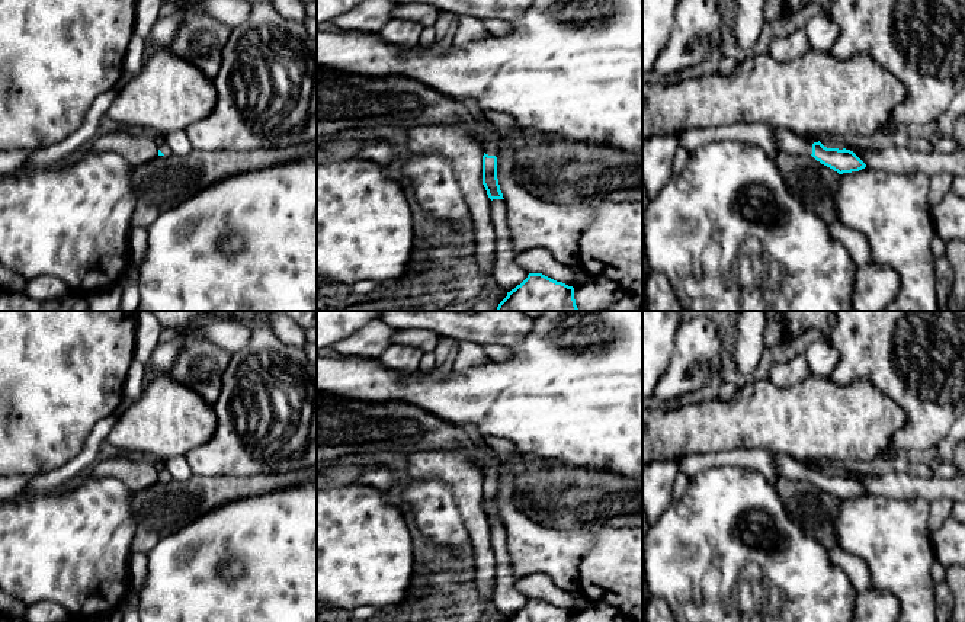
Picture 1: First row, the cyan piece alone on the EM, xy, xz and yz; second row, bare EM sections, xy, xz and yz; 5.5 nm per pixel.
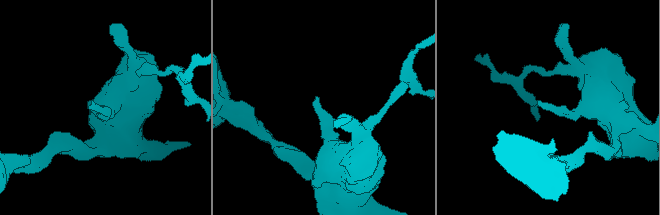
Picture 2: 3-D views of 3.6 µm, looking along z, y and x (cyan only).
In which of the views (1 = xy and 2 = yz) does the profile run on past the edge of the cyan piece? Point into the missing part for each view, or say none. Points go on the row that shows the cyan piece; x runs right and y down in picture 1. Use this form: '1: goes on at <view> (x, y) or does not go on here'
1: goes on at xy (163, 148)
2: goes on at yz (786, 143)

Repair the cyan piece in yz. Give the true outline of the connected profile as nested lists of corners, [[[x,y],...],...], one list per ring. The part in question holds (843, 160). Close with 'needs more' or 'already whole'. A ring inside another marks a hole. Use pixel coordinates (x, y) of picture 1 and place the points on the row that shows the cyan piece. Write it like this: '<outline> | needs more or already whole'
[[[776,129],[779,153],[794,153],[798,156],[812,156],[821,164],[833,169],[839,174],[859,171],[866,164],[850,150],[827,148],[820,141],[807,142],[802,137],[783,129]]] | needs more

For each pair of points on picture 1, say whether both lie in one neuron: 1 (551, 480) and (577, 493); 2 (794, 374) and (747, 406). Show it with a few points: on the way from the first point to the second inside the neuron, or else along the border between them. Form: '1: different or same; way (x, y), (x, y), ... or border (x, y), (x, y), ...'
1: same; way (557, 486), (561, 490), (571, 490)
2: different; border (808, 375), (784, 387), (776, 387), (770, 381)

